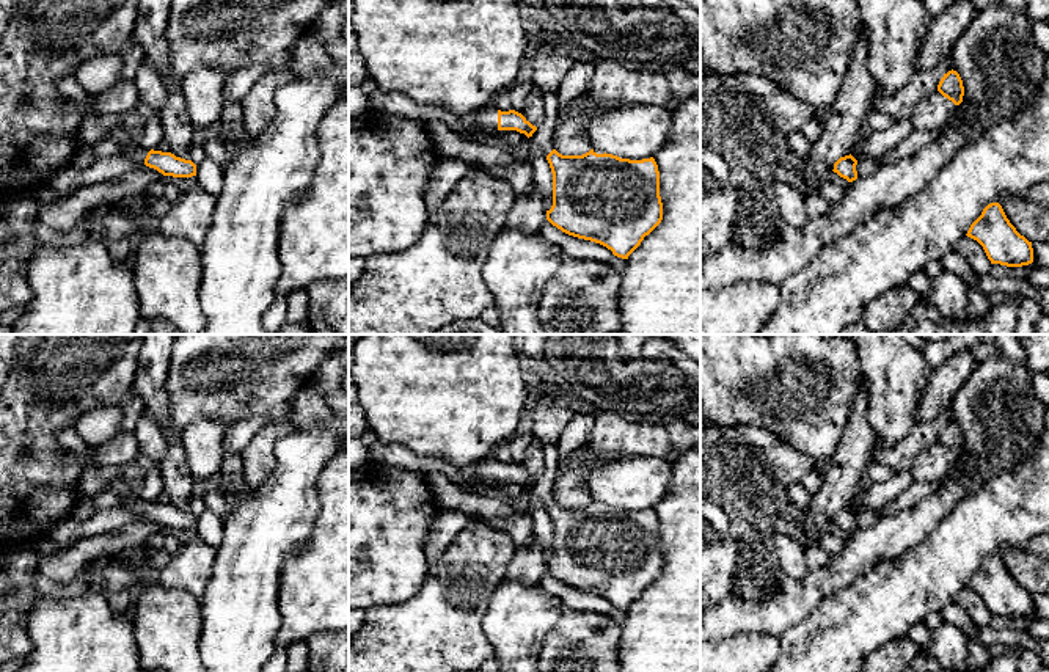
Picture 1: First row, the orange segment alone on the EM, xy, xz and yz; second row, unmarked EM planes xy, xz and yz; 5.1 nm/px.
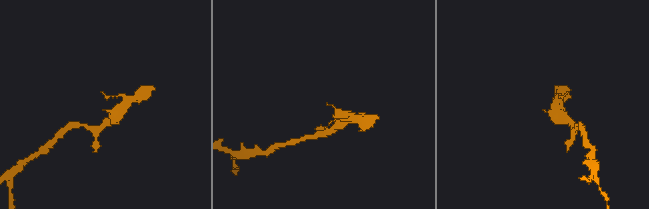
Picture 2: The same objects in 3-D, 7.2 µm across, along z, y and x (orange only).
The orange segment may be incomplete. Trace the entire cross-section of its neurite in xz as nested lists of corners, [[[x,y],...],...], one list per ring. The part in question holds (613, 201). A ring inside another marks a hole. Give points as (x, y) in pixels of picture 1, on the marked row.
[[[553,149],[546,160],[553,173],[553,206],[546,220],[562,232],[600,243],[614,256],[628,259],[663,220],[660,171],[653,157],[620,159],[612,154],[562,155]]]

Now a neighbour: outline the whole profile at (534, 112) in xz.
[[[532,86],[526,97],[524,110],[521,111],[526,121],[529,121],[535,127],[539,127],[543,122],[543,97],[545,96],[540,93],[540,89]]]

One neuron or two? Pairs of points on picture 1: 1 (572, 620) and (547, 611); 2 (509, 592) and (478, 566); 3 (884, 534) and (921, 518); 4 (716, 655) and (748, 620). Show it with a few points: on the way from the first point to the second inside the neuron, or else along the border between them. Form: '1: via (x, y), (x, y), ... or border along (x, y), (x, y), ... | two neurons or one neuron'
1: border along (558, 598), (559, 617), (540, 647) | two neurons
2: border along (504, 578), (493, 591), (482, 617) | two neurons
3: via (894, 534), (911, 526) | one neuron
4: border along (771, 635), (735, 633), (716, 641) | two neurons

